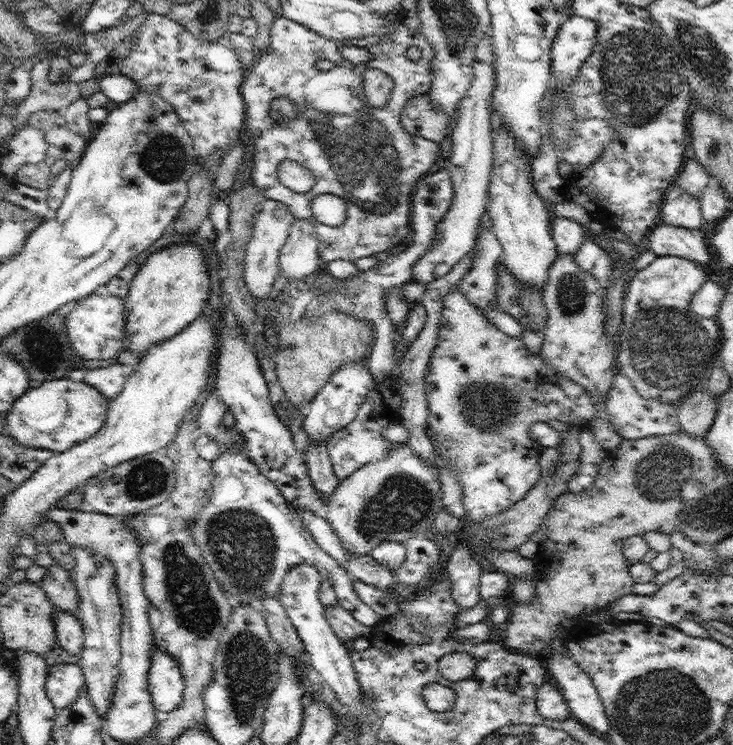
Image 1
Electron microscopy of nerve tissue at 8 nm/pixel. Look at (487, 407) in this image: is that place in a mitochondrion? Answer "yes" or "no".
yes

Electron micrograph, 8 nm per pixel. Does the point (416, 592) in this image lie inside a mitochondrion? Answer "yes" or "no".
no

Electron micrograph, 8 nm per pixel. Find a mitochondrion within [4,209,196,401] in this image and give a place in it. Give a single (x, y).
(36, 345)

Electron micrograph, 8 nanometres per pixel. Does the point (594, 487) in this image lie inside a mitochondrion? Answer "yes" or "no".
no

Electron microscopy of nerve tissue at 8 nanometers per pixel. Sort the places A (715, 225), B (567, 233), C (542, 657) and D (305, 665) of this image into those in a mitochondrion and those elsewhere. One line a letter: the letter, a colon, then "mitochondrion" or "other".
A: other
B: other
C: other
D: other

